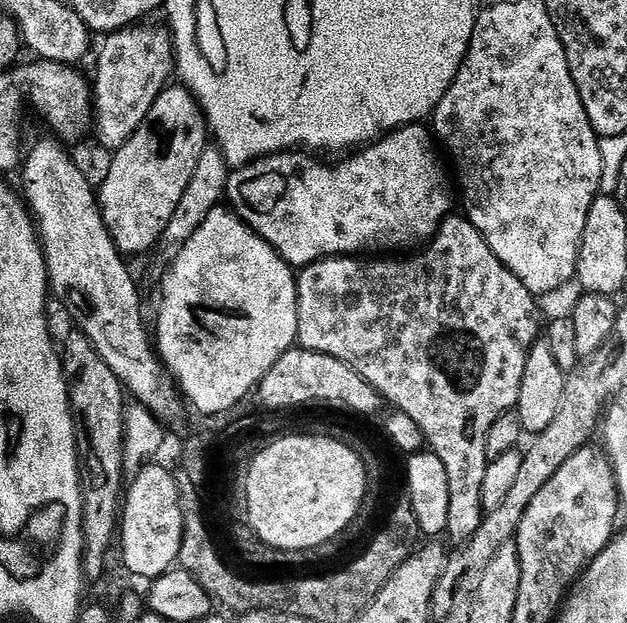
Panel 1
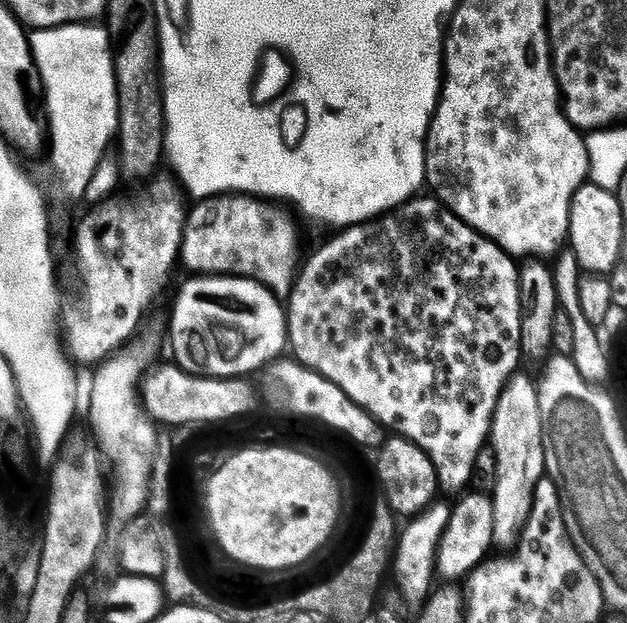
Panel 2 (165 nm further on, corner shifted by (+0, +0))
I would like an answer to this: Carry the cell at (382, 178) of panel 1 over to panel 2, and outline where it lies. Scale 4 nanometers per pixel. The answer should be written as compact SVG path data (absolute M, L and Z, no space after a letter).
M247 194L210 196L207 200L193 203L186 216L180 260L192 274L203 274L208 278L245 276L248 280L257 280L260 284L265 284L276 295L277 300L287 301L298 275L296 259L300 256L300 240L296 237L296 224L292 221L293 213L291 211L288 213L287 210L289 211L287 207L271 199Z

